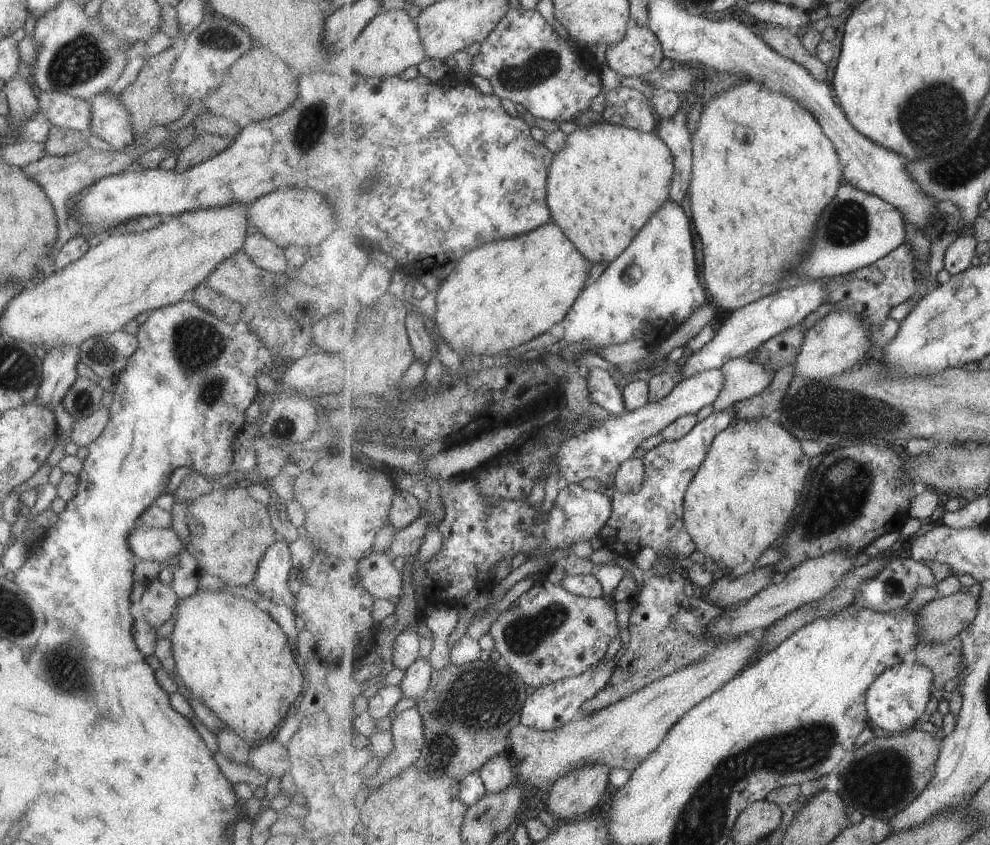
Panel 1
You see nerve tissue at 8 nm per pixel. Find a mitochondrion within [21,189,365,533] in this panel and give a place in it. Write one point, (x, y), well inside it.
(198, 345)

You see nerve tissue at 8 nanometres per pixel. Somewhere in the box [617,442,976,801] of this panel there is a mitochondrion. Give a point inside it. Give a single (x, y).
(844, 508)

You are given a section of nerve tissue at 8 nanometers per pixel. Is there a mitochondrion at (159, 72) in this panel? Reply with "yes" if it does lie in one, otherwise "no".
no

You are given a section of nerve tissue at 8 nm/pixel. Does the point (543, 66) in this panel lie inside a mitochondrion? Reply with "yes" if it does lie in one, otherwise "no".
yes

